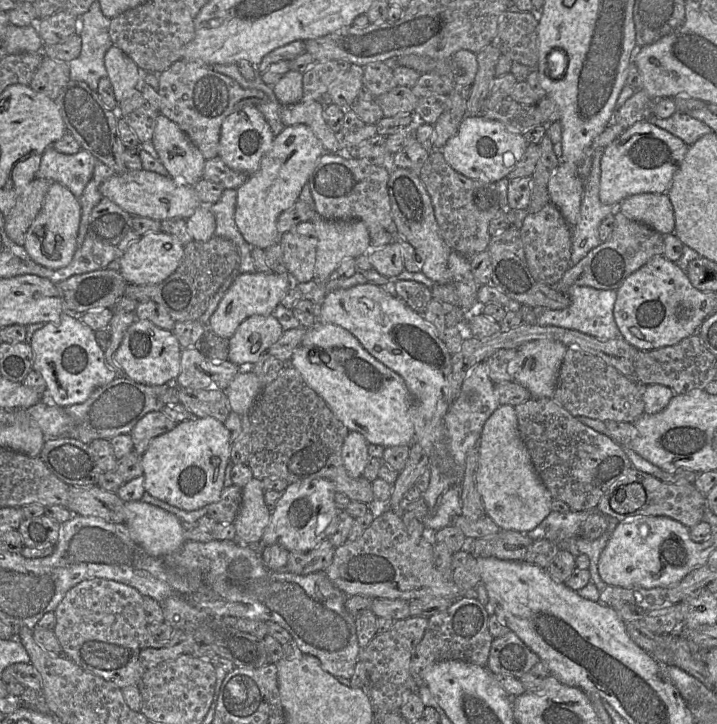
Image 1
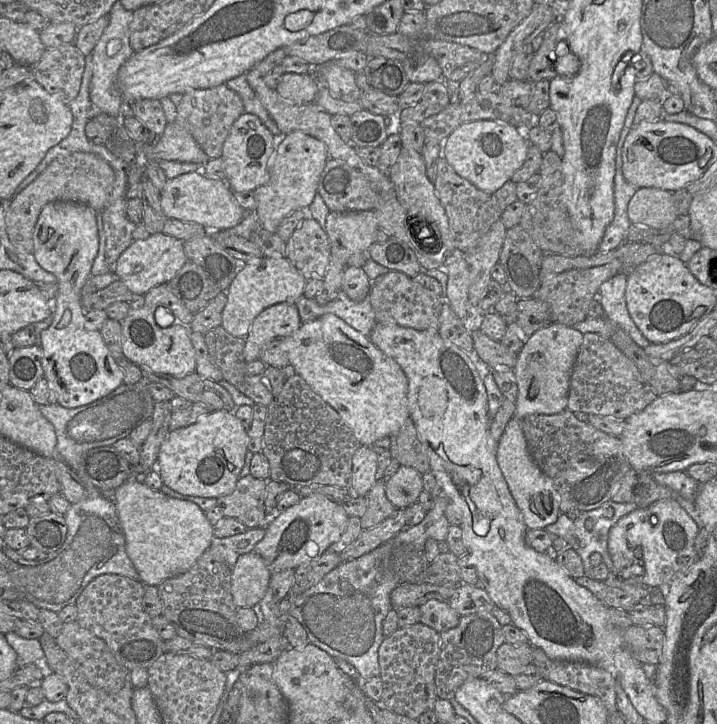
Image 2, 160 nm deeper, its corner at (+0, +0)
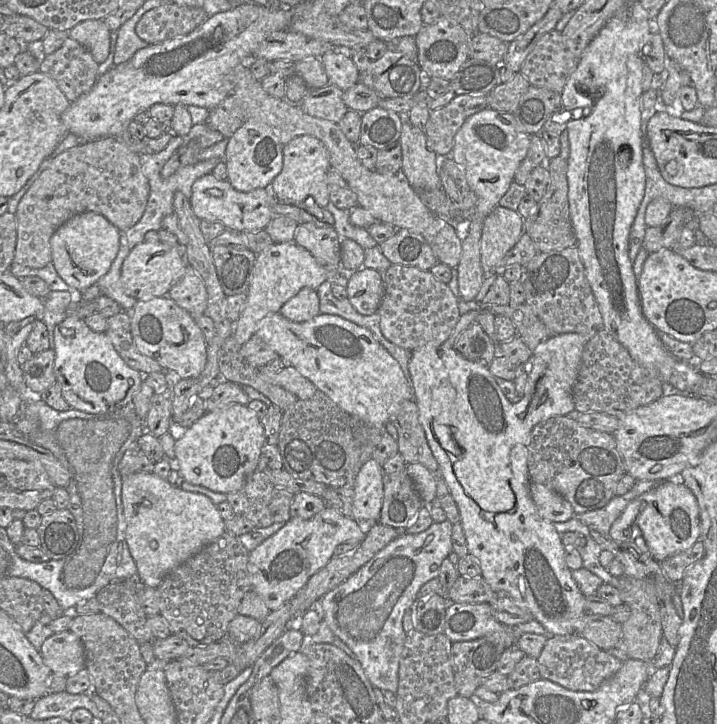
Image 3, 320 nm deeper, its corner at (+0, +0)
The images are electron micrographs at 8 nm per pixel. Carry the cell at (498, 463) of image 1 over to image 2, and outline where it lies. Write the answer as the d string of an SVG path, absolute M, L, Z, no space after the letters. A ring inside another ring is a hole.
M516 417L509 420L498 441L496 458L527 528L544 529L556 522L561 514L560 495L551 478L532 458L522 429L522 420Z

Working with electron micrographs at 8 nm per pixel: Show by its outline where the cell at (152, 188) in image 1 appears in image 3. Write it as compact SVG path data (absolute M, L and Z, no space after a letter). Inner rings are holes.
M211 173L194 182L189 202L194 214L201 220L222 223L234 232L250 232L265 229L274 218L273 198L270 187L240 192L228 180L218 180Z

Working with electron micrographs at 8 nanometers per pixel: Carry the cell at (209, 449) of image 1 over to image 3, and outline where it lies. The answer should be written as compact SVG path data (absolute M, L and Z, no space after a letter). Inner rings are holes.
M235 403L206 412L175 441L174 451L179 463L179 472L185 481L227 494L240 490L247 478L256 471L264 444L265 433L261 419L247 405Z

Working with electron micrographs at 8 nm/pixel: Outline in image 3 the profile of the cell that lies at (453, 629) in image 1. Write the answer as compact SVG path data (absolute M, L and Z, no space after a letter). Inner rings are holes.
M499 633L453 642L451 656L457 696L470 698L482 679L497 669L505 649Z

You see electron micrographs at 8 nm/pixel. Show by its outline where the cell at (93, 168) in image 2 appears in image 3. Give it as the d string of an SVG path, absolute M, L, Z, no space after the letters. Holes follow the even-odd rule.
M100 138L64 151L52 159L18 204L13 262L30 268L43 268L51 263L51 237L62 224L79 213L101 214L121 232L125 232L141 219L149 192L140 154L130 150L121 140Z

